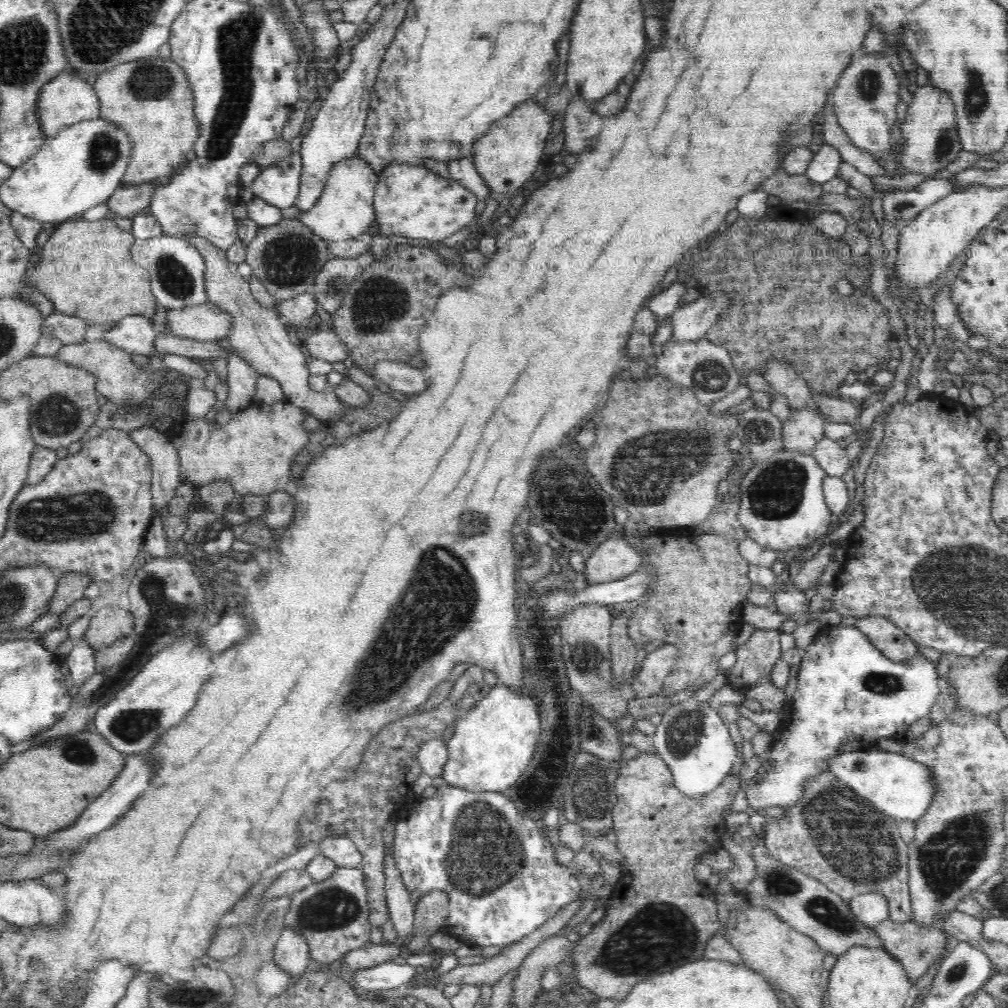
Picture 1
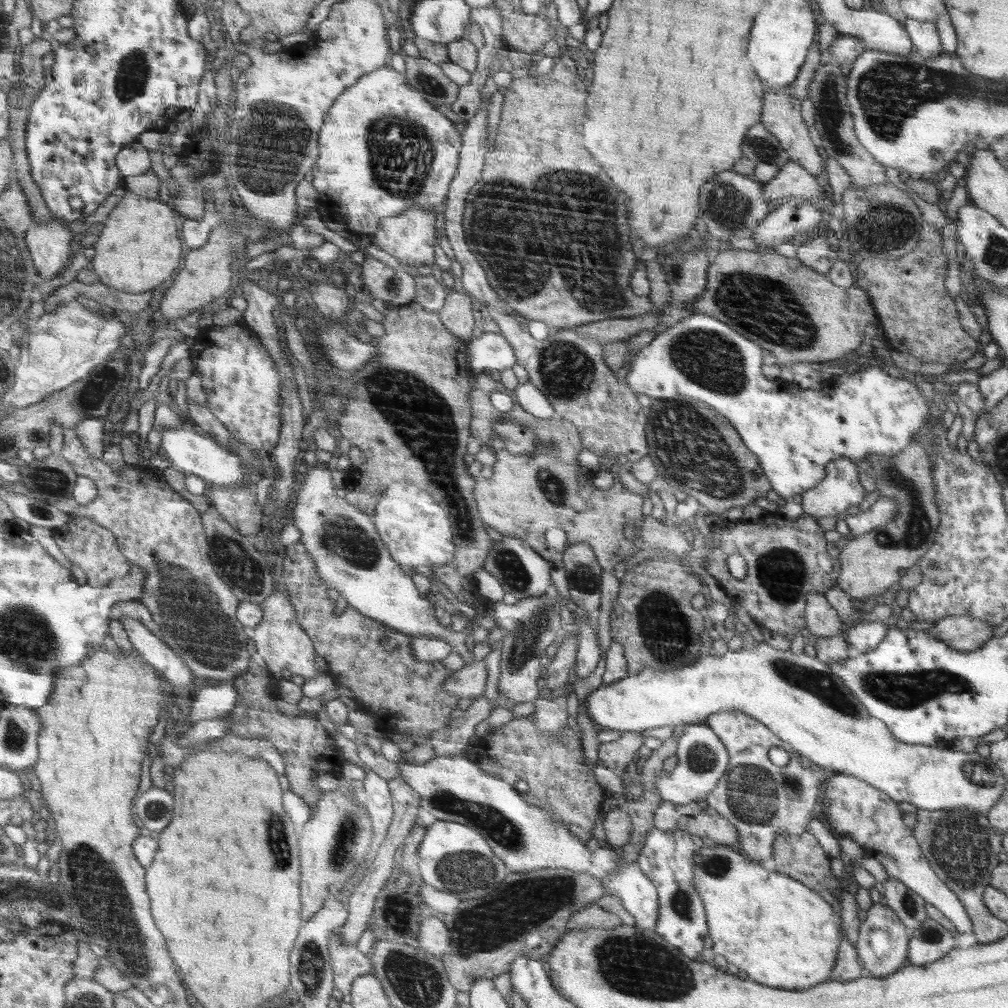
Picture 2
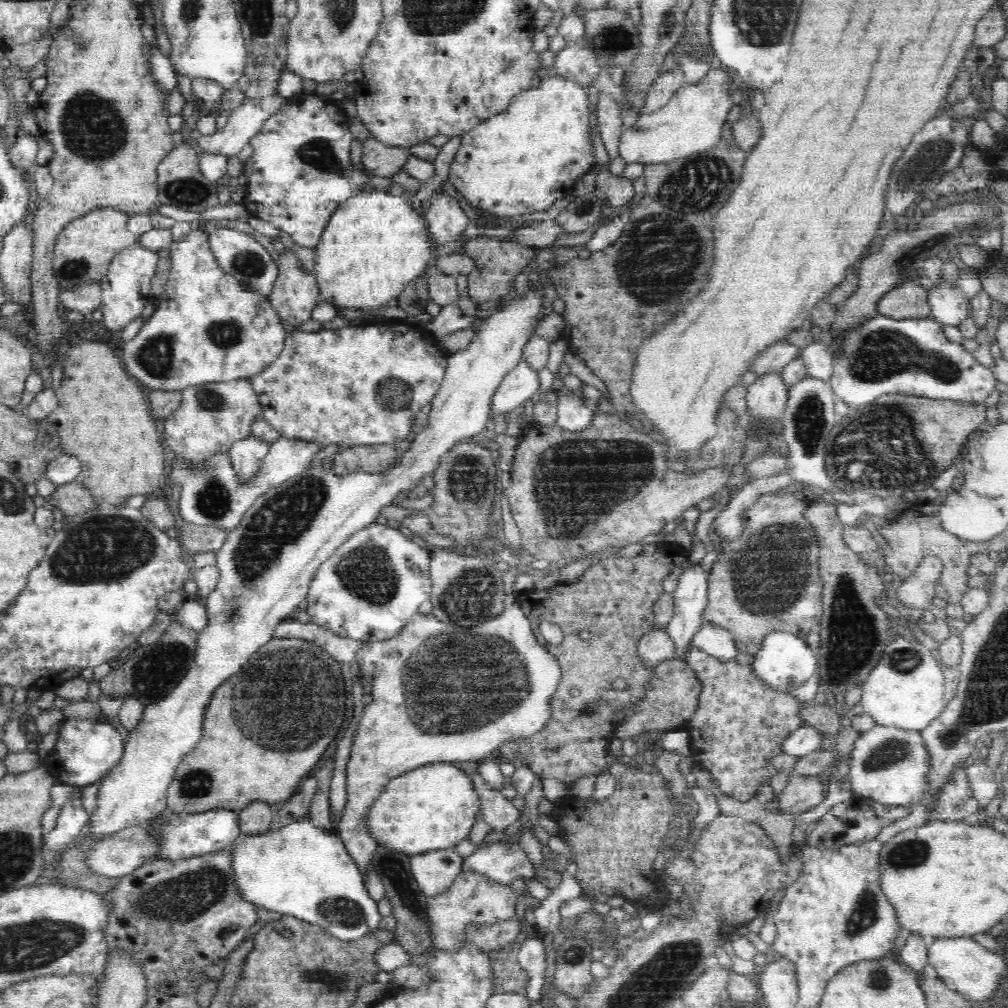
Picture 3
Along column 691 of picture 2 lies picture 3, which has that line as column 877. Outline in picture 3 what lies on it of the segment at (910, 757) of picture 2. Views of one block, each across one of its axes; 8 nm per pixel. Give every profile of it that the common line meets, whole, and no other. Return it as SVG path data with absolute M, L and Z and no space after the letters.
M897 636L888 642L880 662L860 687L864 712L880 726L921 731L937 719L947 705L943 667L933 650L922 645L918 639L907 640Z

